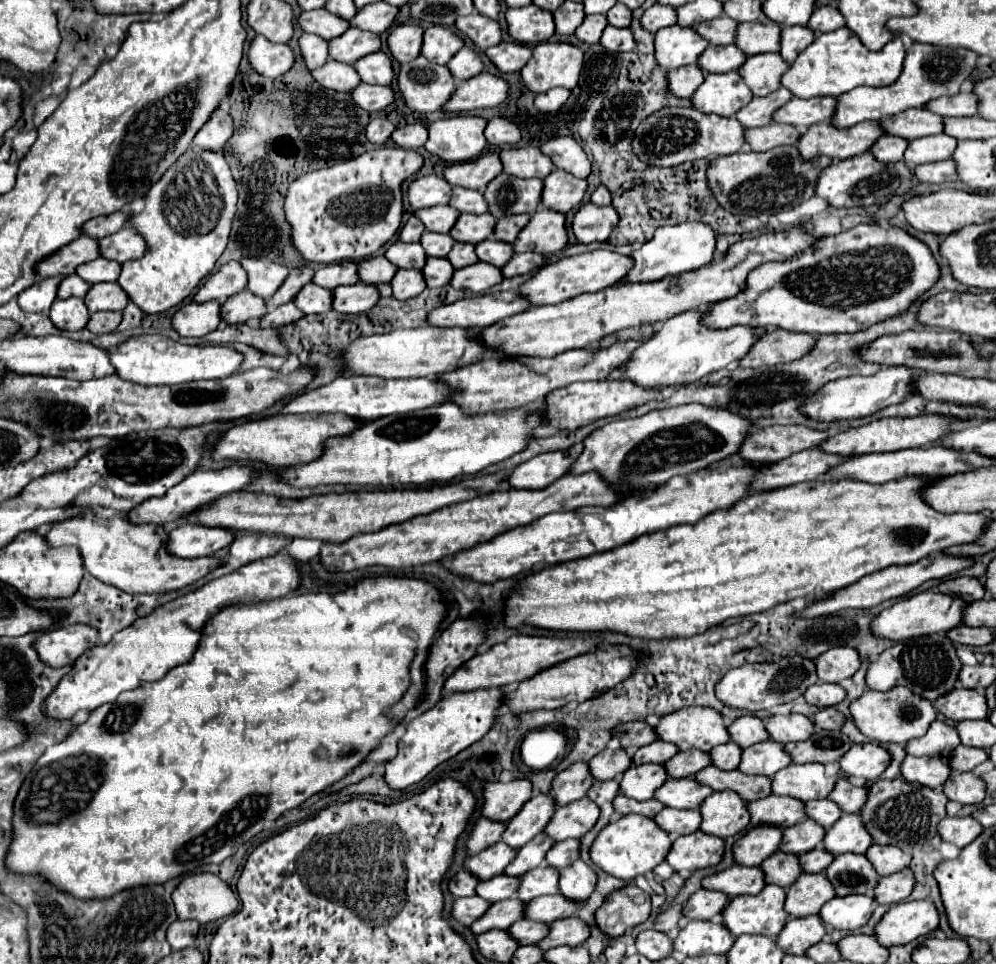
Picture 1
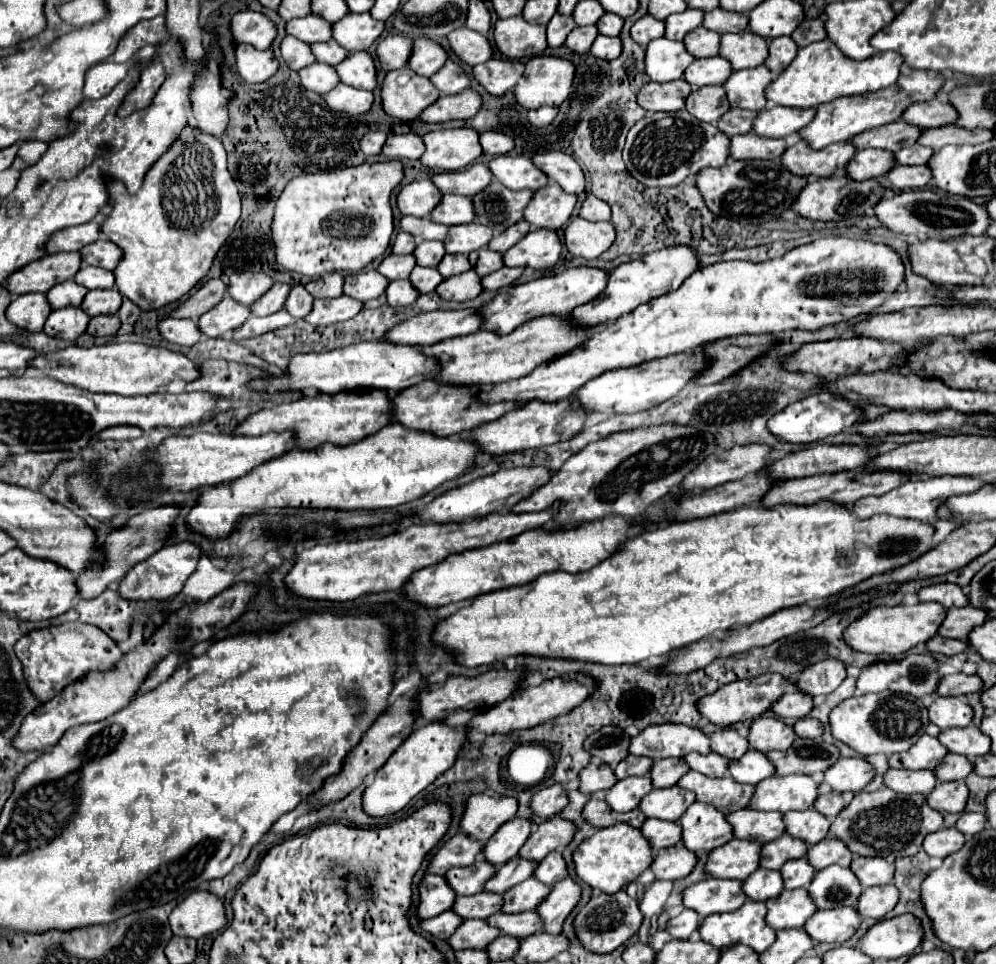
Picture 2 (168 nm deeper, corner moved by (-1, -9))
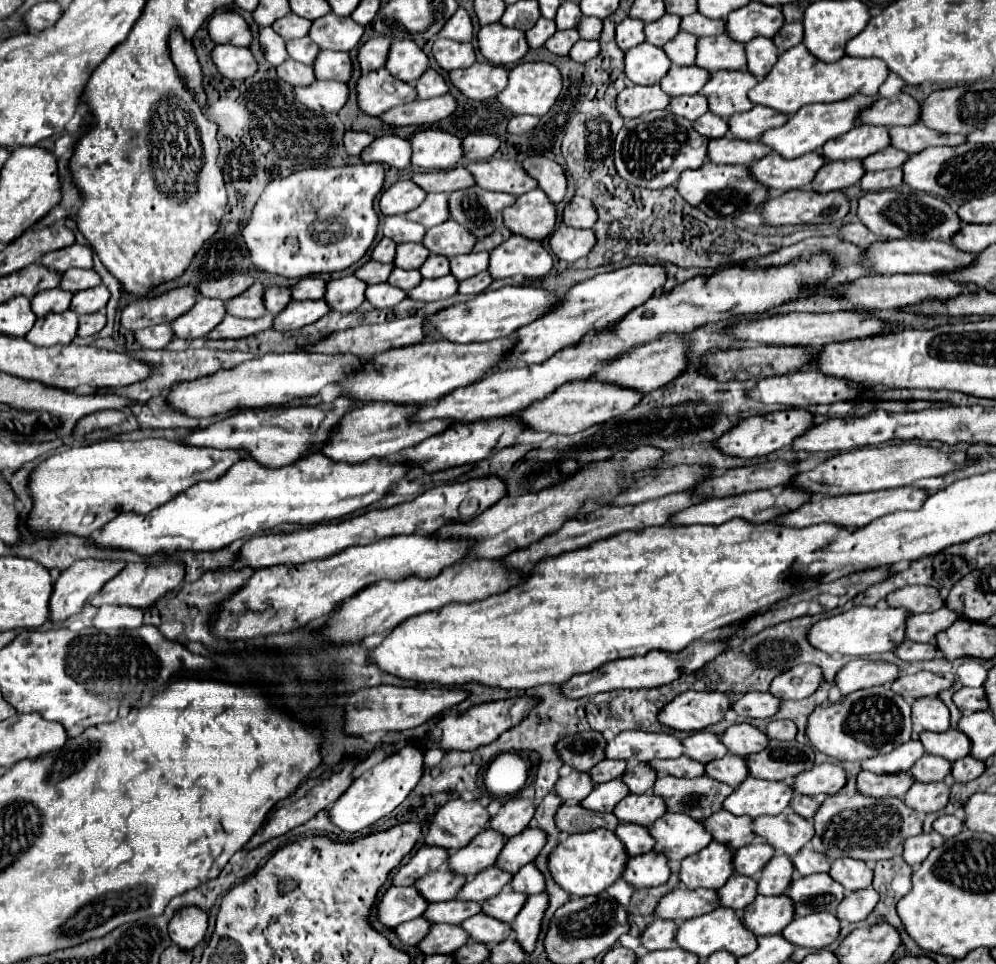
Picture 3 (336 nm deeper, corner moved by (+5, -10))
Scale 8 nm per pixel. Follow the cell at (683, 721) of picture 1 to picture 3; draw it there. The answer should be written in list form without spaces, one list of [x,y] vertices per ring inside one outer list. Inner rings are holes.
[[[623,731],[623,733],[619,733],[615,739],[611,739],[611,741],[607,743],[607,749],[605,749],[605,753],[607,753],[607,759],[623,759],[623,761],[627,761],[627,759],[635,757],[637,761],[653,761],[653,759],[669,759],[669,757],[681,757],[681,755],[685,753],[685,747],[681,747],[681,741],[679,741],[675,735],[671,735],[671,733]]]

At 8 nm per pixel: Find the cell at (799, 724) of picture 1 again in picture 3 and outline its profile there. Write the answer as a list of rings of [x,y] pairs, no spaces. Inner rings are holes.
[[[749,723],[731,725],[723,733],[721,741],[729,749],[729,753],[735,753],[739,757],[763,751],[763,747],[769,745],[769,737],[761,729],[757,729],[755,725],[749,725]]]

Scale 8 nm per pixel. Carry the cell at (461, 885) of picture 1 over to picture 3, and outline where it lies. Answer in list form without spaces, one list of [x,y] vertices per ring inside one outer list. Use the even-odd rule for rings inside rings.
[[[391,887],[379,901],[379,919],[389,929],[395,929],[405,921],[421,917],[425,907],[429,907],[429,903],[421,899],[415,887]]]

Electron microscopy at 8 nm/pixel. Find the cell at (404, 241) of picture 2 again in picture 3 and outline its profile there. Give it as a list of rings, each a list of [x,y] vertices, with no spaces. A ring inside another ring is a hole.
[[[381,239],[379,245],[373,249],[373,259],[375,261],[381,261],[381,263],[393,263],[395,259],[395,249],[397,245],[393,243],[393,239]]]

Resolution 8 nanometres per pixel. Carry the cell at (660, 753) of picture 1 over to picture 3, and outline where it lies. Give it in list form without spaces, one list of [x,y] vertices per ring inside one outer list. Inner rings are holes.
[[[601,761],[597,763],[593,769],[591,769],[591,777],[593,781],[599,785],[599,783],[607,783],[607,781],[613,781],[613,779],[619,779],[625,771],[627,763],[625,761]]]

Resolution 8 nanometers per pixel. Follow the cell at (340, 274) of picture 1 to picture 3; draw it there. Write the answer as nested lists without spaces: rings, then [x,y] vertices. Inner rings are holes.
[[[309,277],[309,279],[301,279],[297,285],[291,287],[291,295],[297,301],[303,299],[323,299],[325,297],[325,287],[327,283],[319,277]]]

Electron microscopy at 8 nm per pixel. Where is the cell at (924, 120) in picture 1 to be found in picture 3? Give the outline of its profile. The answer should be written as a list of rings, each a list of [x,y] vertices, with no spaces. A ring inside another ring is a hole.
[[[861,123],[855,125],[849,133],[827,141],[821,153],[827,161],[865,159],[865,155],[873,155],[885,147],[889,147],[887,127],[869,127]]]

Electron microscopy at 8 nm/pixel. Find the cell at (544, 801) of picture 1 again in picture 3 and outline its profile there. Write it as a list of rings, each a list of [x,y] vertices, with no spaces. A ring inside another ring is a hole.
[[[485,829],[467,847],[451,853],[449,869],[461,875],[477,875],[479,871],[495,865],[503,845],[505,845],[503,835],[497,835],[497,831]]]

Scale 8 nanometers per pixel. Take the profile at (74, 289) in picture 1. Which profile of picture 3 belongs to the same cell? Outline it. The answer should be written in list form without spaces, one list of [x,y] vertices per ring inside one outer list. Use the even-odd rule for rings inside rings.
[[[55,287],[49,291],[41,291],[41,295],[33,297],[31,309],[37,317],[43,317],[47,313],[63,313],[69,309],[71,299],[73,299],[73,293],[69,293],[61,287]]]

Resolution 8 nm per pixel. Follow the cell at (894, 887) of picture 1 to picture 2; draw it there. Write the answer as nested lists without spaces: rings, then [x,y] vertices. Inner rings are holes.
[[[885,884],[885,886],[873,886],[873,888],[865,888],[859,896],[859,904],[857,904],[857,912],[863,918],[875,918],[881,920],[885,914],[889,914],[895,904],[899,900],[899,892],[895,890],[893,884]]]

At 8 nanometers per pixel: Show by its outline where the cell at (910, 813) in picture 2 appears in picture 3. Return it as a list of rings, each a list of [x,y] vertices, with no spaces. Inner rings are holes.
[[[829,795],[825,803],[813,817],[815,837],[811,845],[815,851],[825,853],[829,861],[839,857],[853,857],[863,861],[879,861],[879,859],[893,859],[903,853],[903,843],[923,833],[923,821],[919,813],[911,807],[905,807],[905,801],[899,797],[869,797],[869,795]]]

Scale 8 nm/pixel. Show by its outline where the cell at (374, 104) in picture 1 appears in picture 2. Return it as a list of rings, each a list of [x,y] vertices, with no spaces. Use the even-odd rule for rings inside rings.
[[[337,84],[333,90],[323,94],[323,100],[331,110],[345,114],[365,114],[371,110],[373,92],[351,88],[347,84]]]

